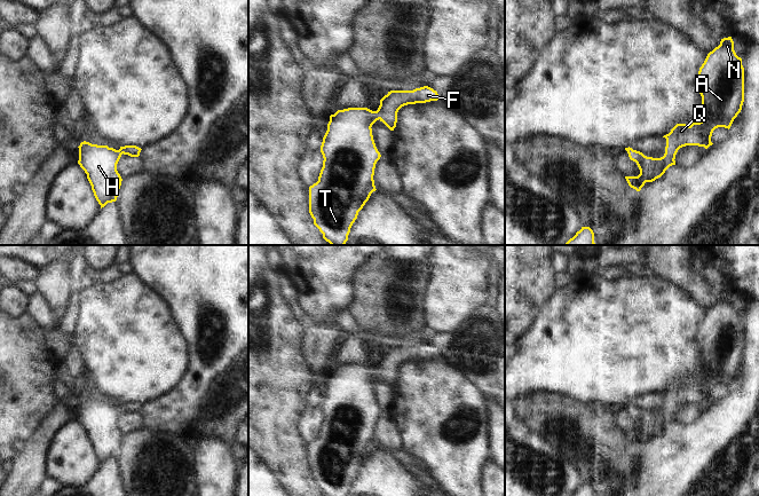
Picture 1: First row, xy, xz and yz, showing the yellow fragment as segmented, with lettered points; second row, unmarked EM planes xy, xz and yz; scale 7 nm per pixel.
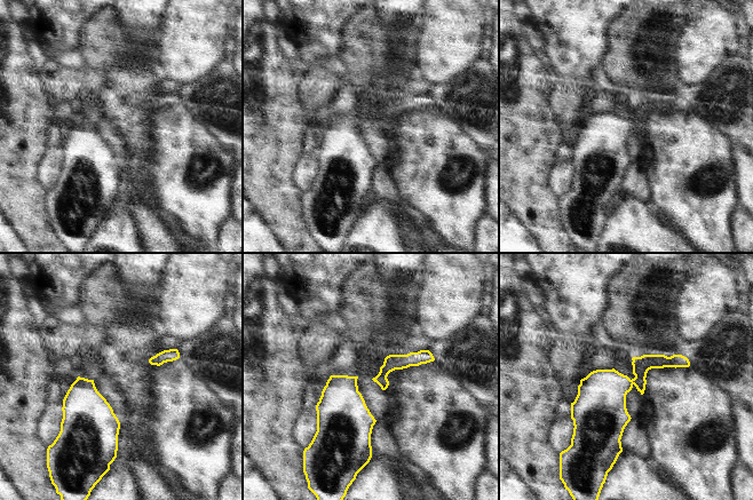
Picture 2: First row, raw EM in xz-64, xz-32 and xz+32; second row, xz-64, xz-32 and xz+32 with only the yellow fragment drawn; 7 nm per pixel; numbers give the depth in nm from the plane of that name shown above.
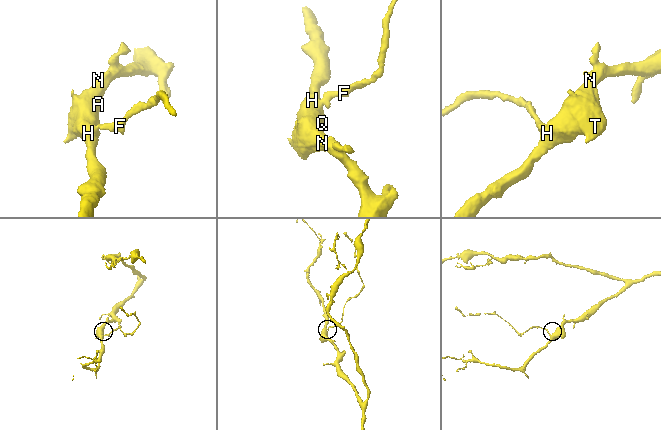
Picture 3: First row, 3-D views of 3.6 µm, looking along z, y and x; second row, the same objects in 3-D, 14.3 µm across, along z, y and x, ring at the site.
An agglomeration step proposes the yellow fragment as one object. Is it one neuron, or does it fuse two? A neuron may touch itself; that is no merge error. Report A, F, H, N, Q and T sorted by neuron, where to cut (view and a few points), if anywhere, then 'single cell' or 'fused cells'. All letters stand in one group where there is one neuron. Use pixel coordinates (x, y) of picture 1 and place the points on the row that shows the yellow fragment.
A F H N Q T; no cut; single cell

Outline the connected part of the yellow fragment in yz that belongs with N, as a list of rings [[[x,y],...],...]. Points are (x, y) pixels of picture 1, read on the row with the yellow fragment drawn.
[[[732,37],[721,39],[720,45],[707,54],[699,68],[697,85],[704,119],[693,121],[690,126],[677,124],[664,135],[666,147],[663,157],[647,157],[630,147],[625,148],[630,159],[640,170],[638,176],[625,176],[631,188],[640,191],[646,182],[661,178],[670,166],[675,165],[675,155],[680,148],[698,145],[707,149],[713,144],[711,136],[715,128],[730,128],[744,102],[744,68],[742,58],[734,50]]]

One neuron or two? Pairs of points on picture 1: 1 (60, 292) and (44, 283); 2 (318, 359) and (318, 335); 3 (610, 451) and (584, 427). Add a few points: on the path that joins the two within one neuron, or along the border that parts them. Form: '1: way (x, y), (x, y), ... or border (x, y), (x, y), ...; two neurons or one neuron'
1: way (56, 289), (50, 283), (47, 283); one neuron
2: way (318, 353), (318, 340); one neuron
3: way (603, 447), (591, 434); one neuron

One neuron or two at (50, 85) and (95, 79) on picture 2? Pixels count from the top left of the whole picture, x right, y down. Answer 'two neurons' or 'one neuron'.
one neuron

